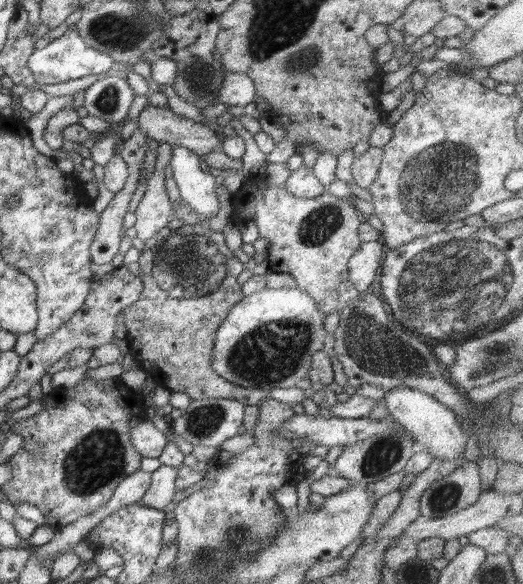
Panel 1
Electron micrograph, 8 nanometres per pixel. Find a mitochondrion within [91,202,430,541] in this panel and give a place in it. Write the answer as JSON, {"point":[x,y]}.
{"point":[271,353]}

